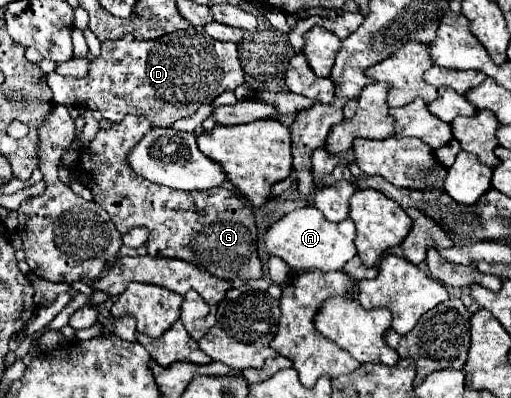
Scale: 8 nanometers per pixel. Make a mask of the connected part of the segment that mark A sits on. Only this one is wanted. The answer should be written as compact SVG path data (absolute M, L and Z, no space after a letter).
M310 205L294 209L280 221L276 221L266 233L266 247L270 255L282 257L292 271L320 269L326 273L342 269L356 255L354 237L356 237L354 221L346 219L342 223L332 223L314 205Z

